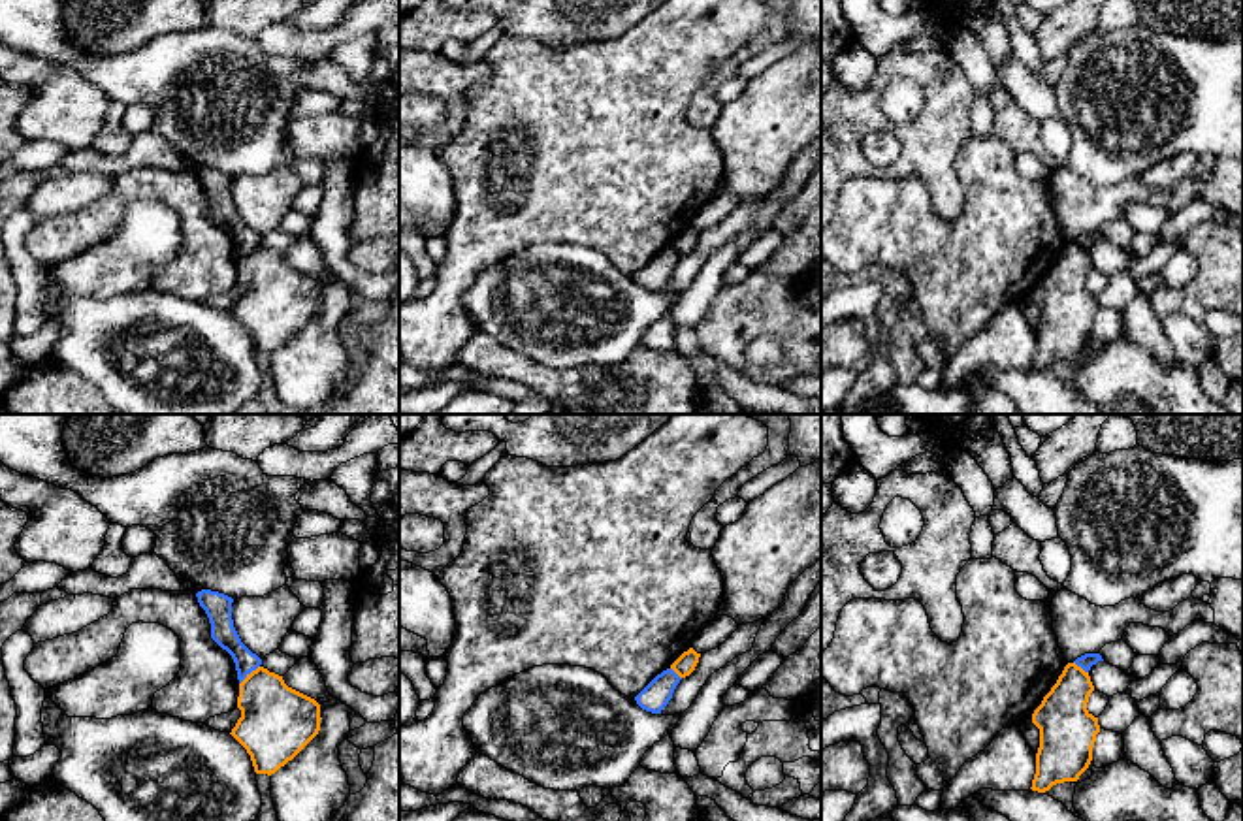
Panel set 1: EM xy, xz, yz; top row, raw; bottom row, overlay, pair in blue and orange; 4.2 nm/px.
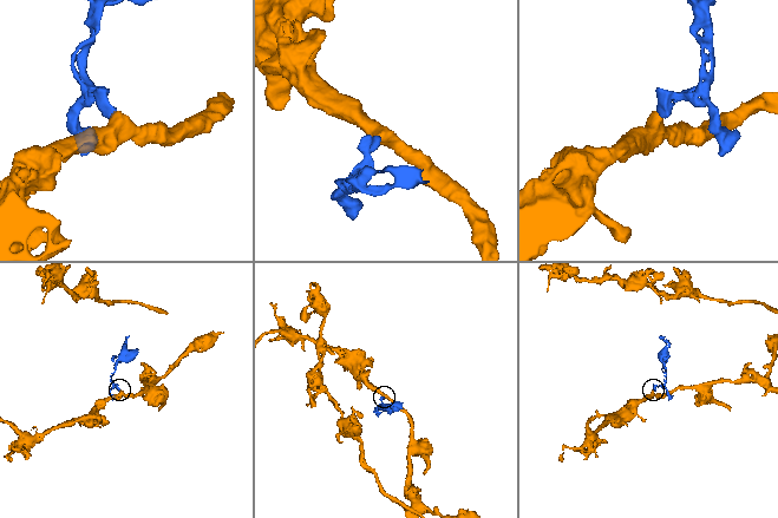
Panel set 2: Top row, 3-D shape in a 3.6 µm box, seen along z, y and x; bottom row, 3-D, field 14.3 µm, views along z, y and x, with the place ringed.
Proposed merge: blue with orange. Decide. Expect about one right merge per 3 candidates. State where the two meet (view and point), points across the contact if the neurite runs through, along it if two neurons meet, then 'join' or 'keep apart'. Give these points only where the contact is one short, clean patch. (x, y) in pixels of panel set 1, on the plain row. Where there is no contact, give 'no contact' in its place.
meets blue in xy at (249, 251); border along xy (258, 243), (240, 262); keep apart

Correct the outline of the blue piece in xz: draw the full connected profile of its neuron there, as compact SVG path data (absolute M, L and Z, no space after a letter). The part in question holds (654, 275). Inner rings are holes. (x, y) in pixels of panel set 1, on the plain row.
M672 247L663 249L635 275L637 282L646 290L661 292L680 258Z

